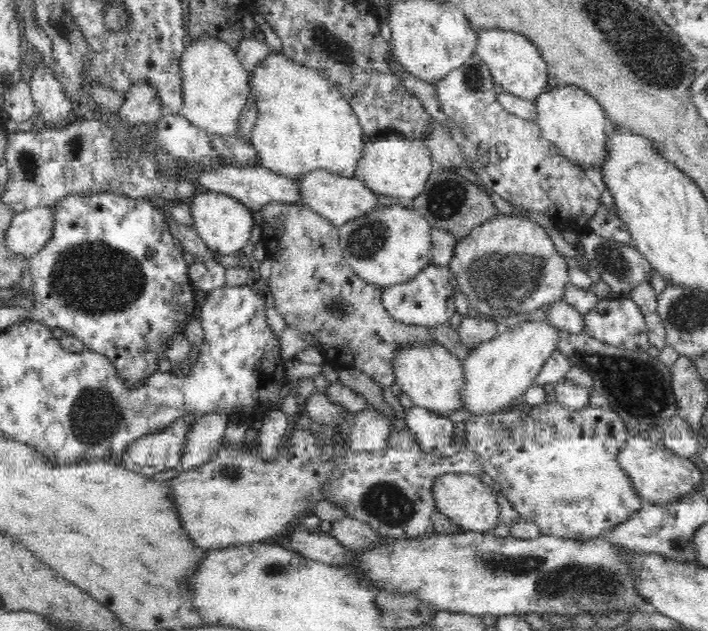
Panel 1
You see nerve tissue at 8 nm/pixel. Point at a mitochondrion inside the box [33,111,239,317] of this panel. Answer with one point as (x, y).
(76, 146)

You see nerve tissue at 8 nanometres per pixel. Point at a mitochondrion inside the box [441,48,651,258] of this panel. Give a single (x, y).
(472, 79)

